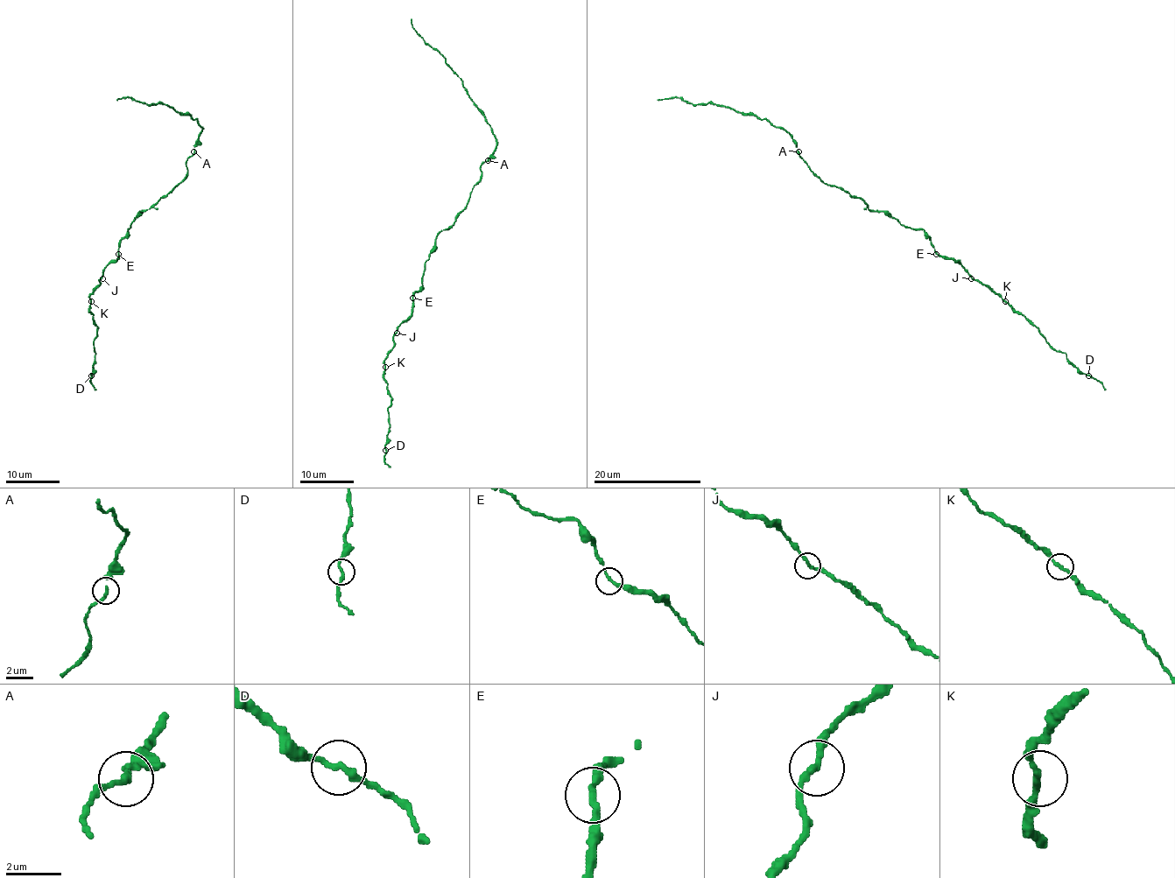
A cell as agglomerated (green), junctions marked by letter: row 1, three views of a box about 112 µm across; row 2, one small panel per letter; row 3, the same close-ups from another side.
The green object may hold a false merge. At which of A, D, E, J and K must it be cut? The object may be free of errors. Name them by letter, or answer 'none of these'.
none of these

